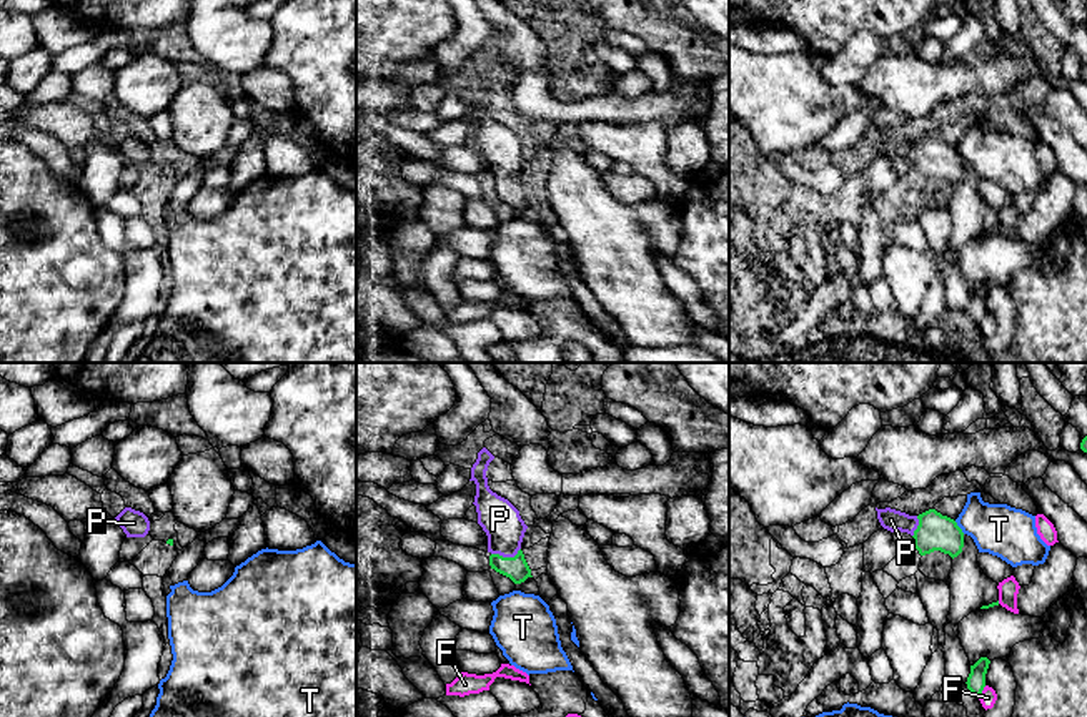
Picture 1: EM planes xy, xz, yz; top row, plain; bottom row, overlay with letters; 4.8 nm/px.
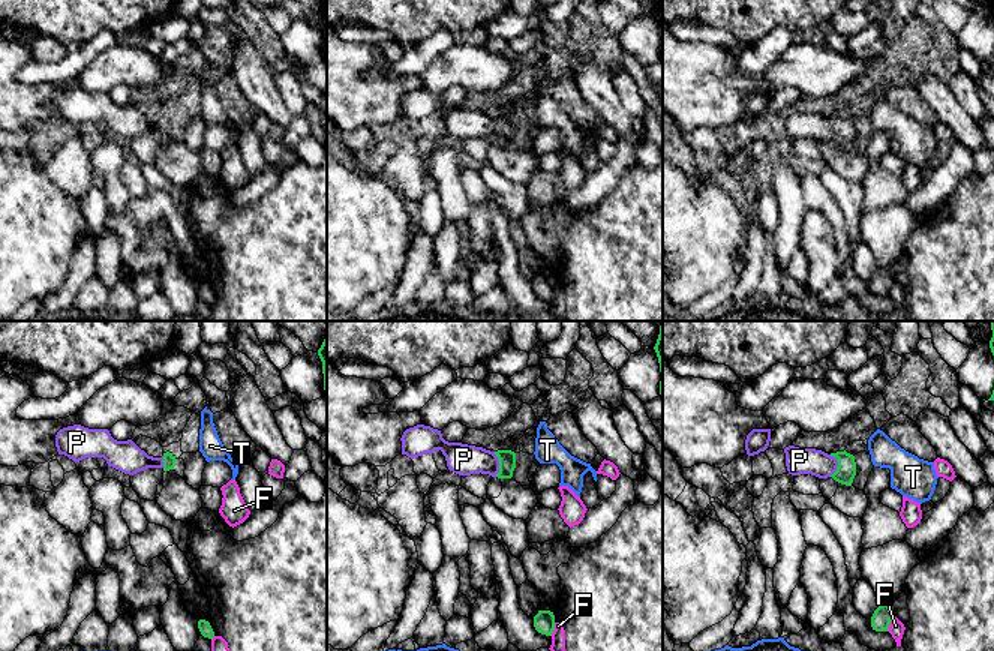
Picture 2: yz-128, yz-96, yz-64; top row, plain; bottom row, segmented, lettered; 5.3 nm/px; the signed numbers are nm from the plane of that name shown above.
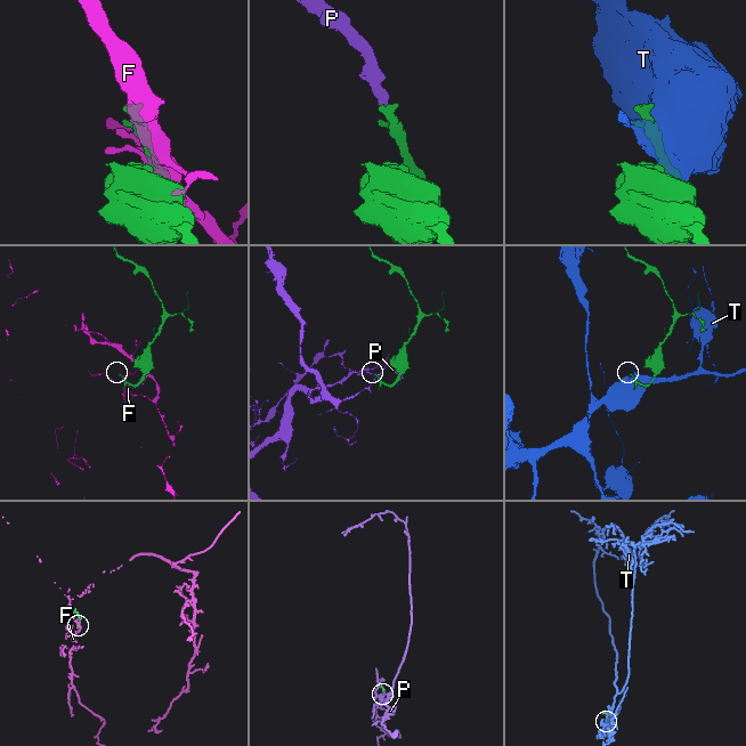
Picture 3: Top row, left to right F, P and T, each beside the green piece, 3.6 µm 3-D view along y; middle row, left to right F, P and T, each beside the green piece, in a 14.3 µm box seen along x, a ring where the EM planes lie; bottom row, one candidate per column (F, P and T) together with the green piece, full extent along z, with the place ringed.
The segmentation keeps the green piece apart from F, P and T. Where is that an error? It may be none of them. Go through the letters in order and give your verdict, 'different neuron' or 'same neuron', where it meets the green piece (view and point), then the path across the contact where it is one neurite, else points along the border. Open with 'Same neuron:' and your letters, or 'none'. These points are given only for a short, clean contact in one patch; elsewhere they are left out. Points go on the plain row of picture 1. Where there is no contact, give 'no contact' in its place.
Same neuron: P
F: different neuron; contact yz (981, 320)
P: same neuron; contact xz (506, 185); way xz (516, 195), (506, 185), (505, 155), (500, 147)
T: different neuron; contact yz (959, 155)

